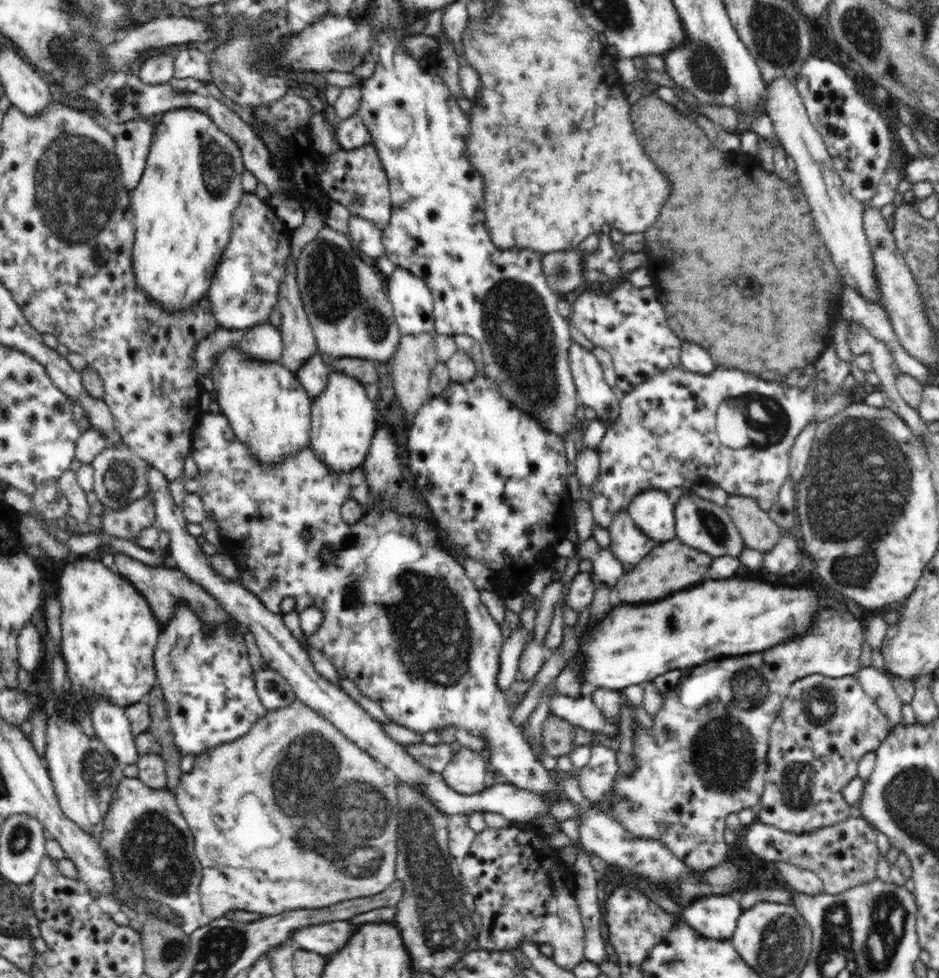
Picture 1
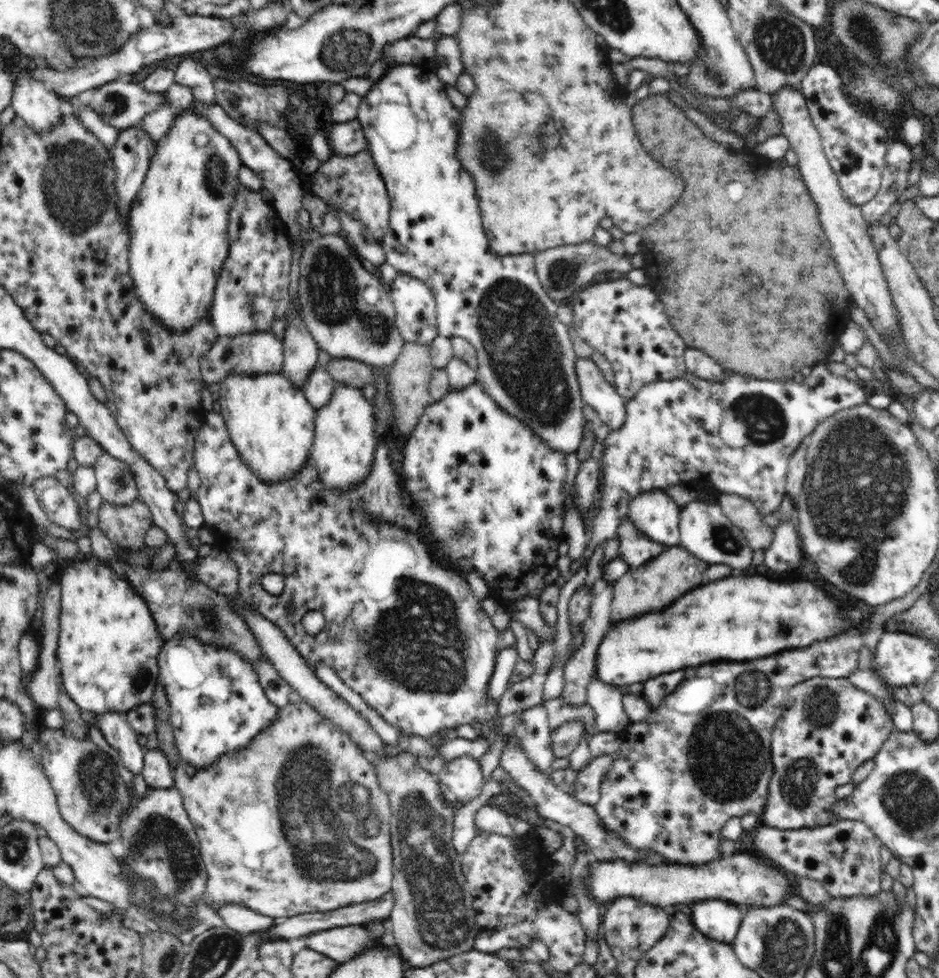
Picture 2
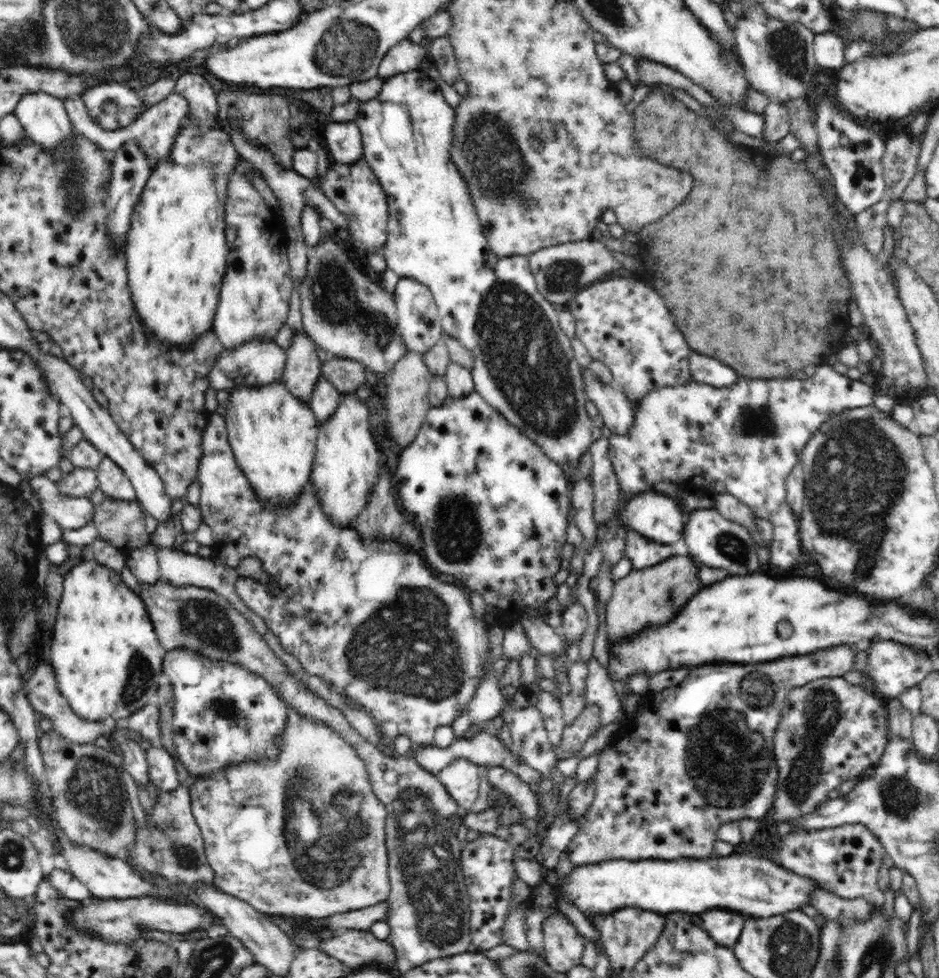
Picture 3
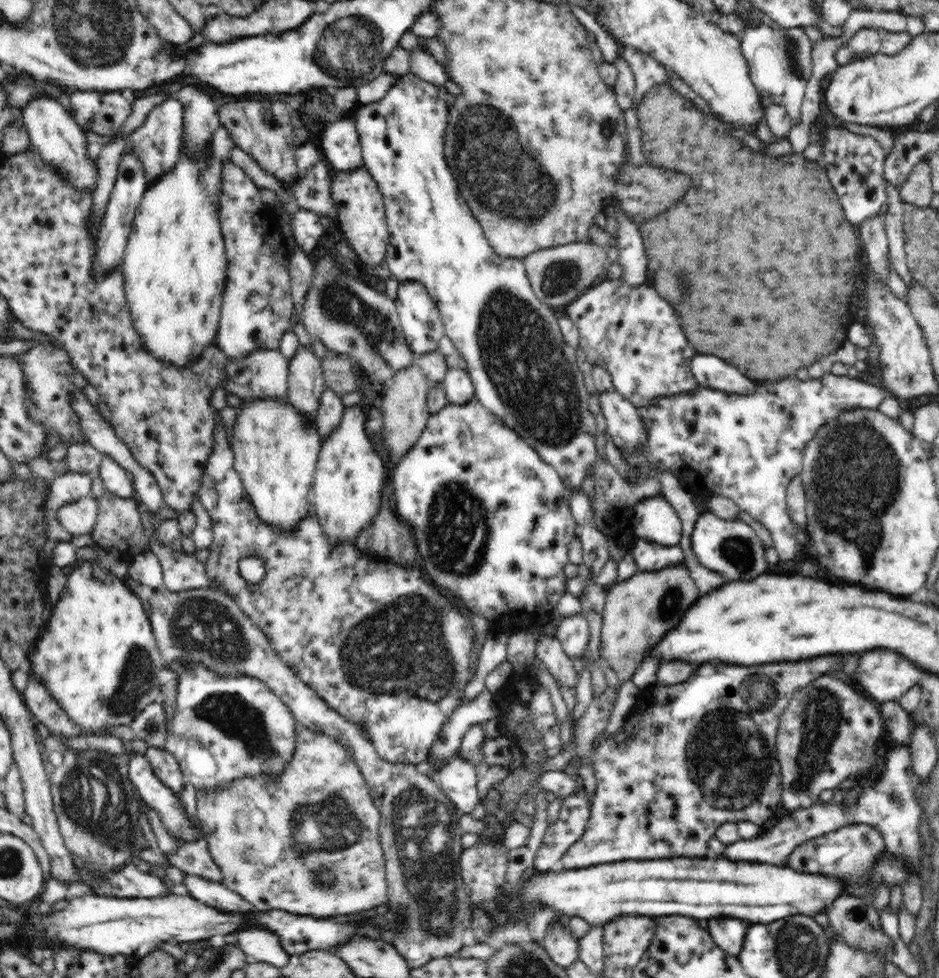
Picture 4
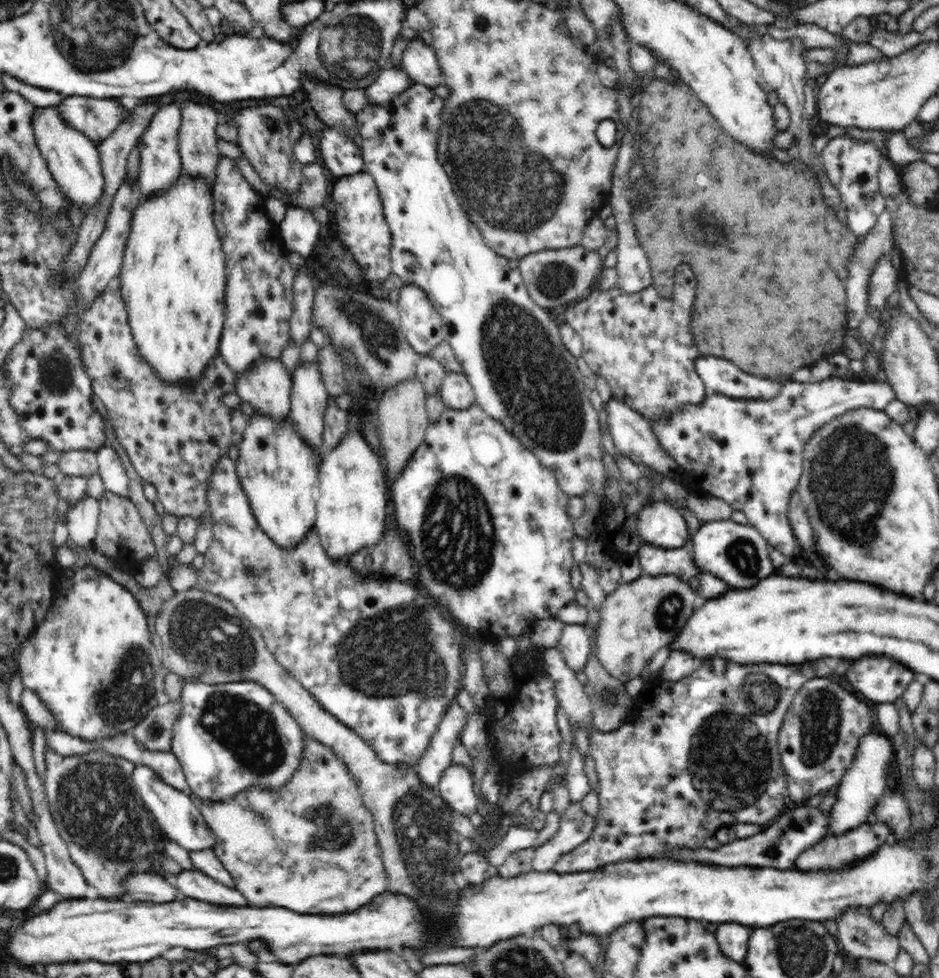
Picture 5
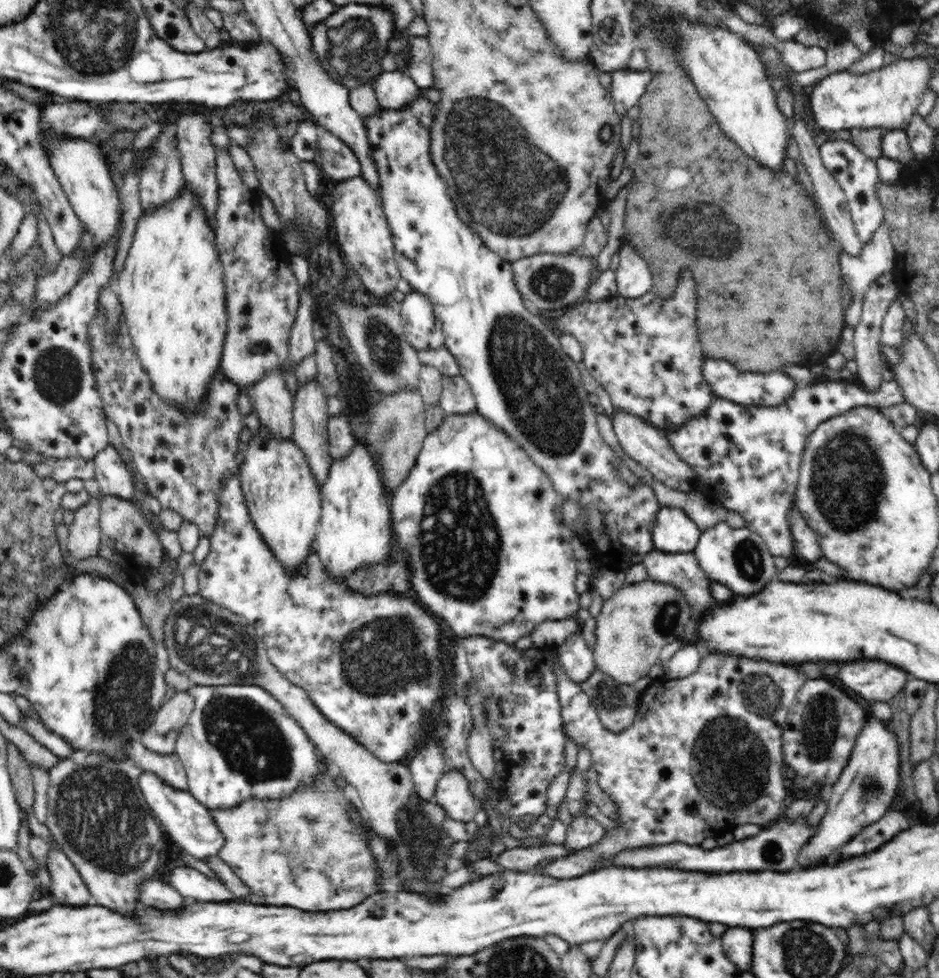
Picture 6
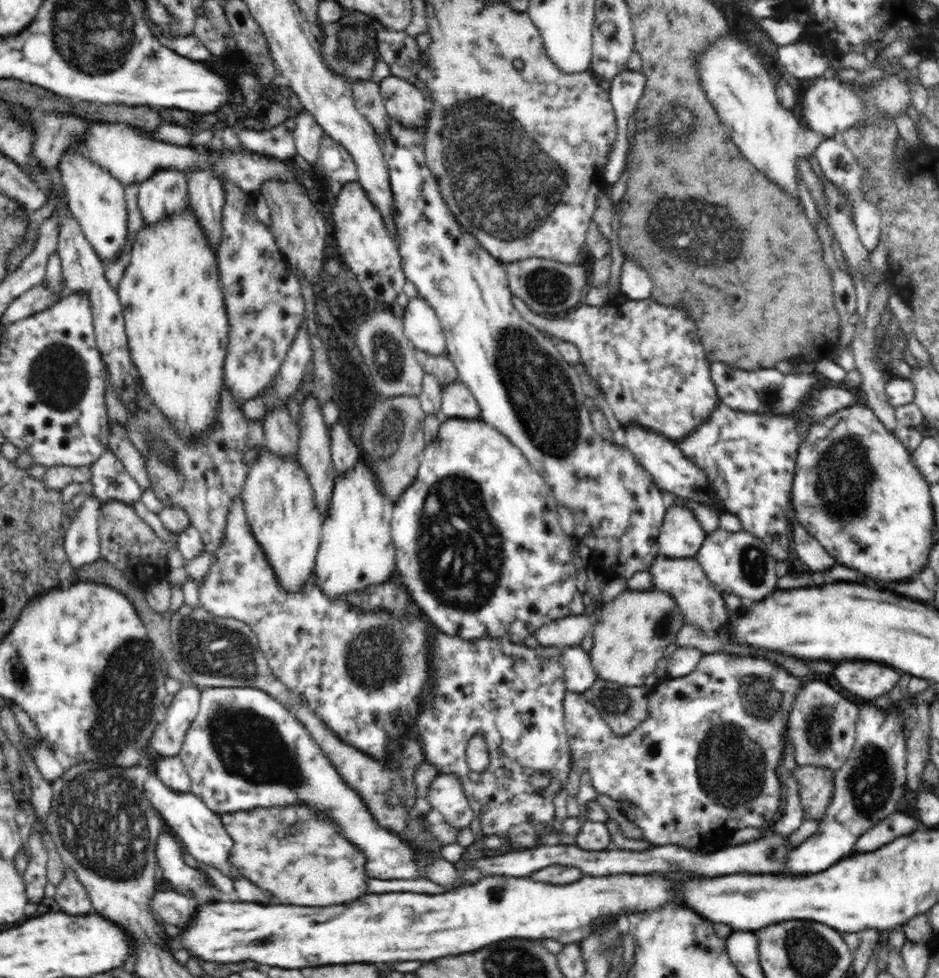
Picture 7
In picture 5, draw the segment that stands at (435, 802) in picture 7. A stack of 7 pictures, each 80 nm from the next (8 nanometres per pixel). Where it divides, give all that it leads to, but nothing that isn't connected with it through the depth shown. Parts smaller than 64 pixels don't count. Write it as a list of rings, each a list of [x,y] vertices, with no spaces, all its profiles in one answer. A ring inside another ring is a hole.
[[[452,764],[443,773],[435,792],[456,814],[472,816],[476,813],[479,803],[474,792],[473,777],[473,772],[468,771],[466,767]]]

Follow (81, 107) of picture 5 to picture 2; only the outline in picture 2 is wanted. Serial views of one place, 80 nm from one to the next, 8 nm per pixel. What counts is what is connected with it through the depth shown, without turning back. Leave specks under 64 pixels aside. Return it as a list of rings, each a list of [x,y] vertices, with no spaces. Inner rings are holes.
[[[117,79],[96,87],[88,102],[89,107],[102,119],[102,122],[117,129],[135,126],[148,113],[159,109],[164,103],[167,103],[166,92],[148,92],[142,83],[124,83]]]

